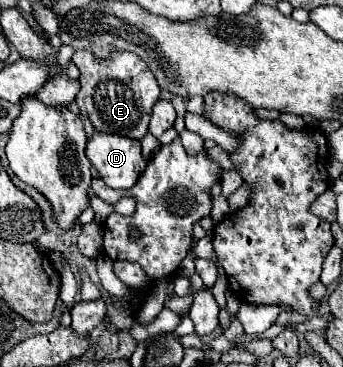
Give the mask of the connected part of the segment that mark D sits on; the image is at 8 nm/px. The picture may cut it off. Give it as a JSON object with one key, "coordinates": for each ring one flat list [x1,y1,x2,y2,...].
{"coordinates":[[107,133,89,139,87,157,111,189,131,189,147,165,137,139]]}

